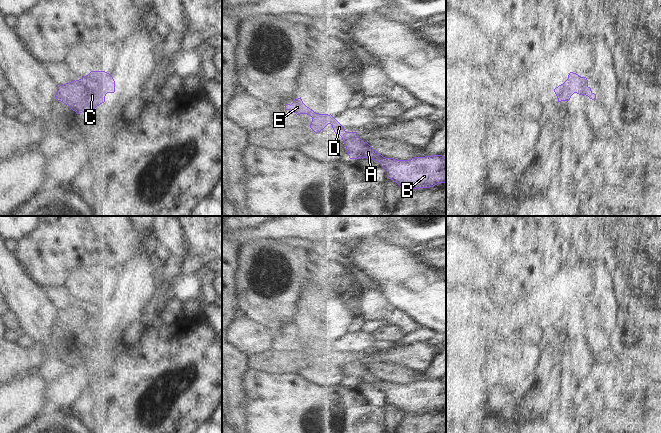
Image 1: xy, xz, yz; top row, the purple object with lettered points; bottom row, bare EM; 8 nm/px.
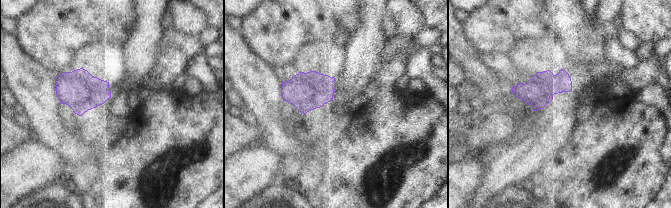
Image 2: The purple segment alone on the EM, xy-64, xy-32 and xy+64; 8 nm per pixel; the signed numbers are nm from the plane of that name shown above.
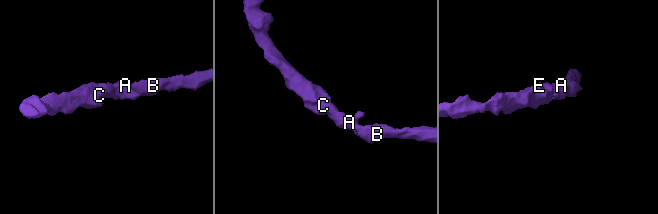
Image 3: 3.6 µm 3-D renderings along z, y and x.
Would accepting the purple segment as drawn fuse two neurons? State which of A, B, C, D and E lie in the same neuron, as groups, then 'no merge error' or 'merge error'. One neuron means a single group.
A B C D E; no merge error

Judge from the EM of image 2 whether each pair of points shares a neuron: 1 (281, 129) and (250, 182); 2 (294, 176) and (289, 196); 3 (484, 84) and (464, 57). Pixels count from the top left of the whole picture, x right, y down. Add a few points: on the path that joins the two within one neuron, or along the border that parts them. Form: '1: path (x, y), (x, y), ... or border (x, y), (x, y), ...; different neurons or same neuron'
1: border (261, 142), (282, 155); different neurons
2: border (300, 184), (293, 186), (282, 183), (269, 186); different neurons
3: path (481, 77), (469, 64); same neuron

